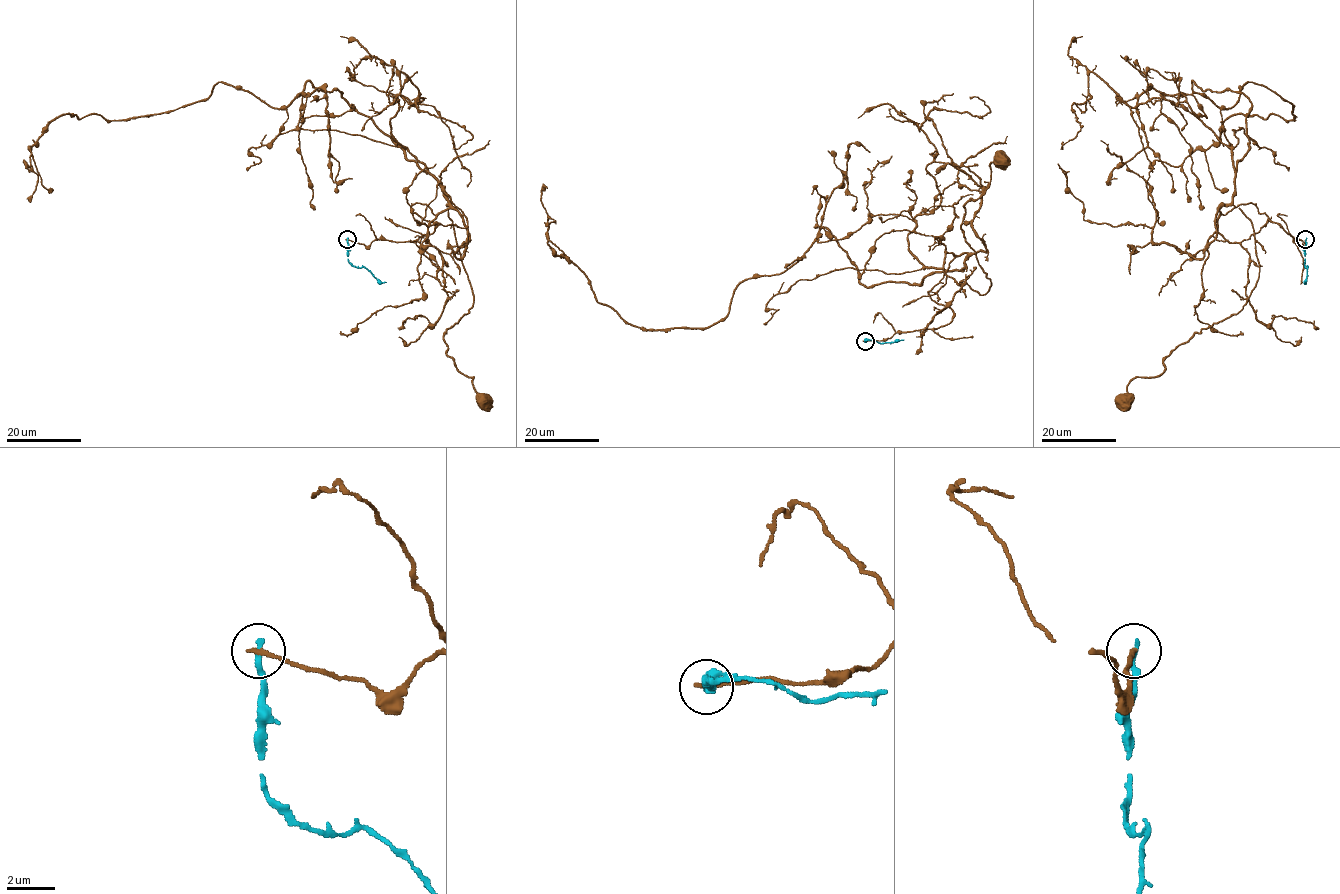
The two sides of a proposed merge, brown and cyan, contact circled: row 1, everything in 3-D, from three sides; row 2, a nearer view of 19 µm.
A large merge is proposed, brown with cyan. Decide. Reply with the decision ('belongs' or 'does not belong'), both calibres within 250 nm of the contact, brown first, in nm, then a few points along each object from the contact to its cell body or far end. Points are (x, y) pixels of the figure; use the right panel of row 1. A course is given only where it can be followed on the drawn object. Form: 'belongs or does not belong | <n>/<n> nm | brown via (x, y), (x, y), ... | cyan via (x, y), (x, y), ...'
does not belong | 180/240 nm | brown via (1306, 240), (1252, 203), (1219, 206), (1252, 224), (1256, 287), (1158, 376), (1135, 377), (1125, 401) | cyan via (1306, 240), (1305, 266), (1307, 267), (1304, 282)

